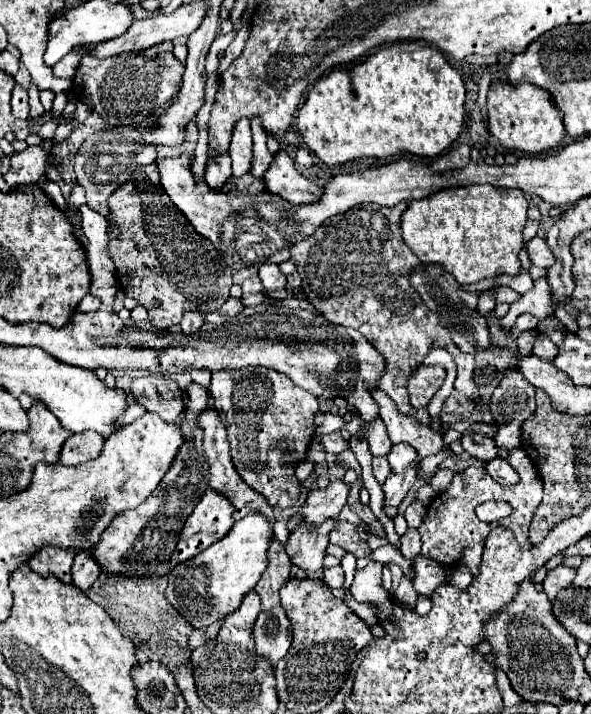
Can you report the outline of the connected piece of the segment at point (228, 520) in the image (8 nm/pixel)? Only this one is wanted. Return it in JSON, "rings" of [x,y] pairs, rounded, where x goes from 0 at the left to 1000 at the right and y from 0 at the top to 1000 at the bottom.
{"rings":[[[349,685],[338,704],[311,732],[311,744],[298,763],[298,777],[291,777],[291,791],[318,786],[342,775],[359,761],[372,758],[396,735],[396,710],[382,693]]]}

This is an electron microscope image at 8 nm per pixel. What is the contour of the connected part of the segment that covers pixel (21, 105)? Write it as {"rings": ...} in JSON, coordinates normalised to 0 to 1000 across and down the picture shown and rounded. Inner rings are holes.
{"rings":[[[27,119],[20,127],[20,161],[30,167],[47,167],[47,127],[37,119]]]}

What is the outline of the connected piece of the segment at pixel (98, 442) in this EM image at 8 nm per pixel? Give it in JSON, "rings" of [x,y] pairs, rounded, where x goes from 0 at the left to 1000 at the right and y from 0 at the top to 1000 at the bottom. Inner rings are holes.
{"rings":[[[142,604],[135,609],[122,609],[105,623],[102,648],[105,651],[135,651],[142,646],[162,643],[173,634],[173,626],[176,626],[176,612],[162,609],[162,604]]]}

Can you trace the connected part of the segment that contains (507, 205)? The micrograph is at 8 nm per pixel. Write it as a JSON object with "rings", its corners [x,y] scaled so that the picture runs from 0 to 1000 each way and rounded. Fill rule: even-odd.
{"rings":[[[792,259],[785,265],[765,262],[765,265],[741,268],[721,279],[694,282],[687,296],[680,298],[677,318],[680,318],[684,338],[714,368],[745,368],[758,382],[772,388],[772,394],[782,402],[788,402],[795,396],[832,391],[849,382],[873,385],[880,380],[876,354],[887,346],[883,321],[893,307],[890,293],[893,293],[893,284],[880,265],[846,265],[832,259]]]}

